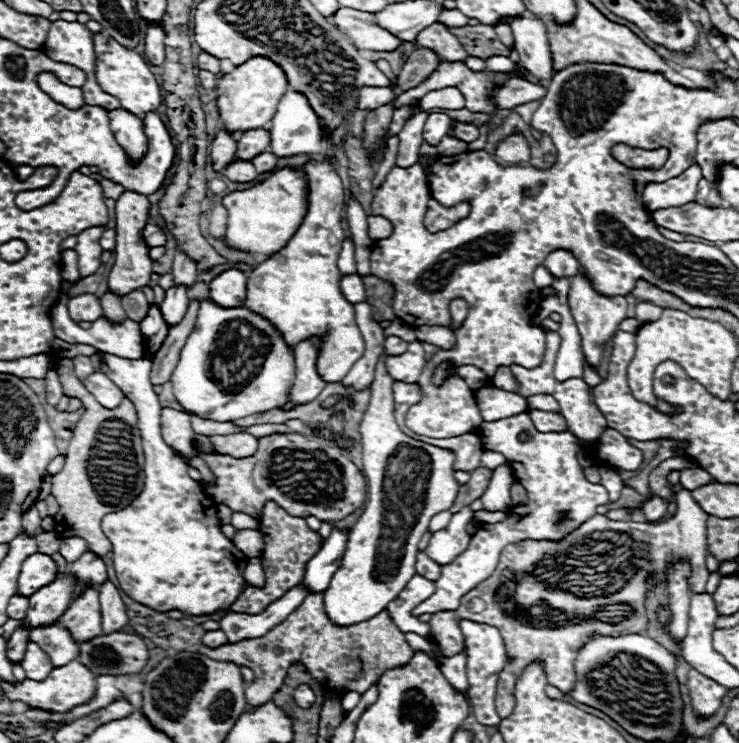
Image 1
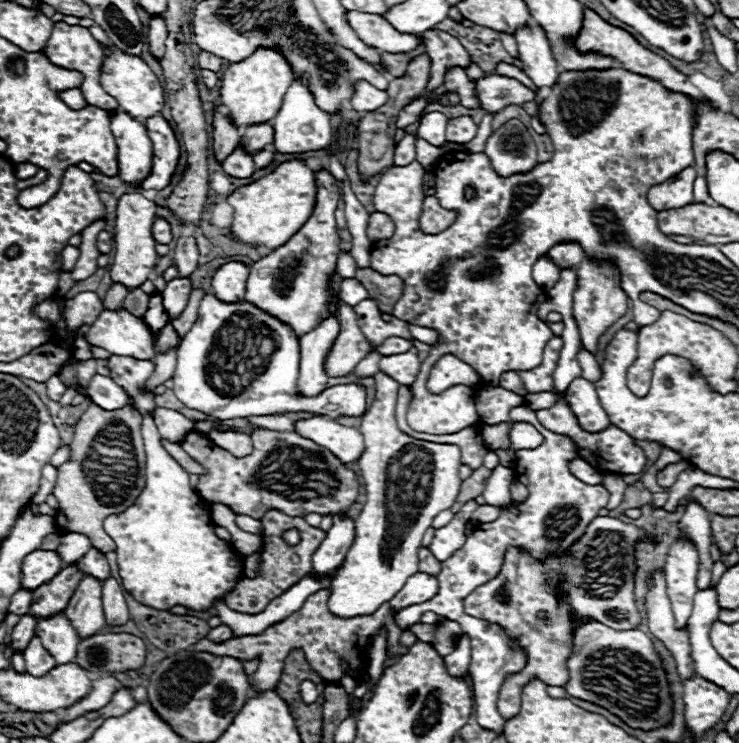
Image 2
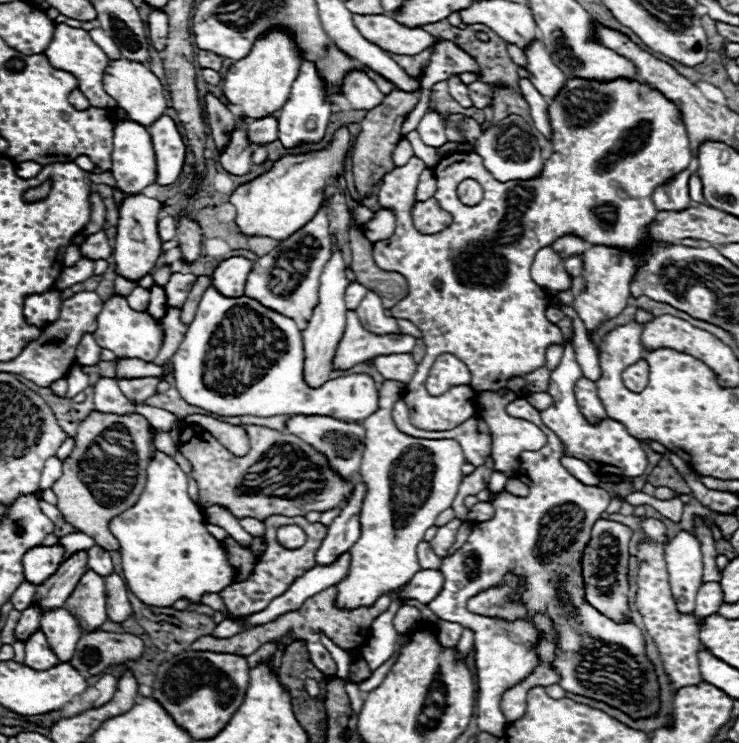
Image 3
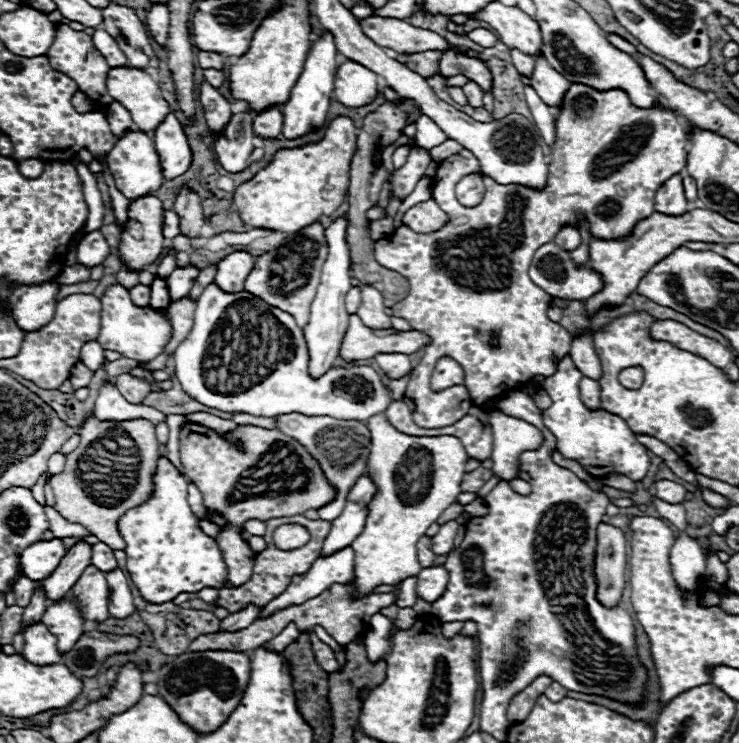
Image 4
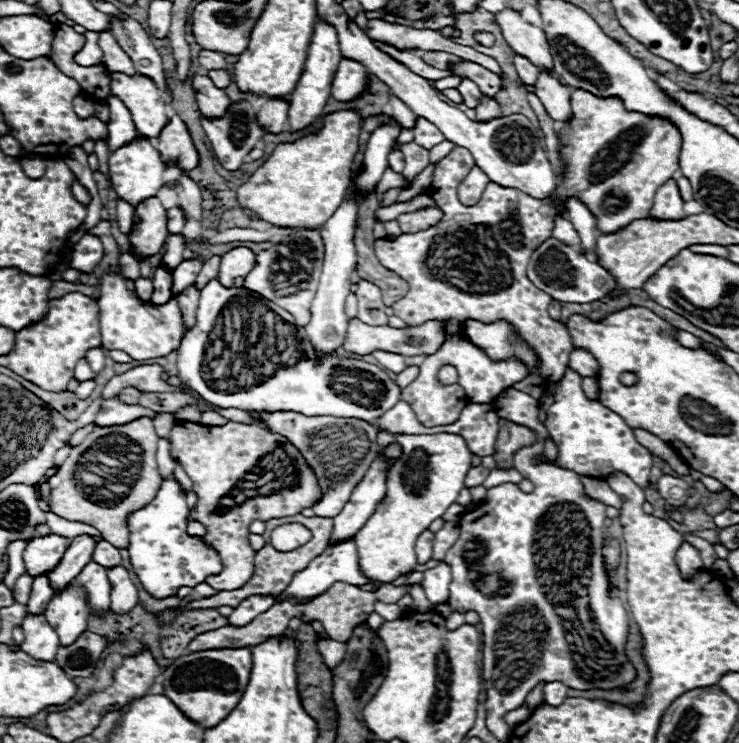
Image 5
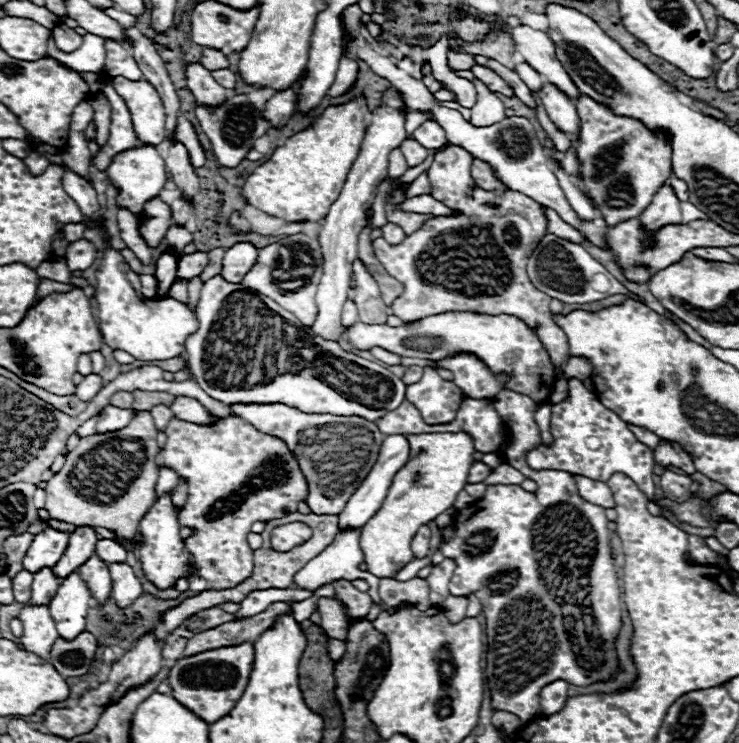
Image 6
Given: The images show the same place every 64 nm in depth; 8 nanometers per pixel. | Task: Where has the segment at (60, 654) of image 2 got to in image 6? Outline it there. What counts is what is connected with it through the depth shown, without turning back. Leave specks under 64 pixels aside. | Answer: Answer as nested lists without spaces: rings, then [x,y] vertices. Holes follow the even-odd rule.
[[[74,570],[66,580],[60,582],[58,592],[50,602],[50,614],[62,638],[72,640],[84,632],[90,600],[92,596],[86,582],[80,578],[80,570]]]

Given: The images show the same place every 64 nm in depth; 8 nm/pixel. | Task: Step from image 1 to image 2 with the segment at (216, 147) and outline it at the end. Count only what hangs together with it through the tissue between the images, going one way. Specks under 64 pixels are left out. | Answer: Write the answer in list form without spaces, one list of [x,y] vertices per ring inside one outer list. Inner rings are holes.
[[[214,108],[214,120],[212,120],[212,144],[216,160],[222,162],[240,142],[238,128],[232,124],[228,114],[222,114],[218,108]]]

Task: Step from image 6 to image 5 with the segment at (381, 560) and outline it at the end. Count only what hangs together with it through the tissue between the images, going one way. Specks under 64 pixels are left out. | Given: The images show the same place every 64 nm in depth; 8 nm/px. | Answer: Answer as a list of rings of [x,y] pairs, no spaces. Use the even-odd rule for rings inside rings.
[[[378,430],[378,436],[380,448],[390,442],[400,442],[404,454],[388,474],[386,496],[354,538],[360,556],[360,570],[378,582],[394,582],[404,572],[423,572],[440,563],[431,559],[425,567],[420,566],[414,542],[432,520],[440,518],[446,508],[456,502],[464,488],[464,478],[472,468],[472,452],[460,434],[388,434]]]

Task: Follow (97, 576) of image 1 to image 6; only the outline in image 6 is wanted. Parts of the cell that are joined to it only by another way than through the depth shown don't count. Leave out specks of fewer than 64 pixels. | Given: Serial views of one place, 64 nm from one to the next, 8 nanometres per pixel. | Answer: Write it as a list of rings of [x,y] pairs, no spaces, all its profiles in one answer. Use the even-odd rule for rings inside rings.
[[[102,538],[102,540],[98,540],[98,544],[96,544],[96,554],[98,554],[104,562],[112,564],[112,562],[124,562],[126,556],[128,556],[128,550],[126,550],[120,542],[116,542],[116,540]]]

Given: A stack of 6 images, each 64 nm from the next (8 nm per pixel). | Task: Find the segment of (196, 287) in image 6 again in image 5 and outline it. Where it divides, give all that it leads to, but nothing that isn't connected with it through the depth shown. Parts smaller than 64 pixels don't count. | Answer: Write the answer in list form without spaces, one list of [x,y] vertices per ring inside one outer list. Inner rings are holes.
[[[191,285],[185,289],[183,293],[176,297],[180,309],[182,310],[185,331],[191,329],[196,322],[195,312],[198,307],[199,296],[200,292],[195,288],[194,285]]]

